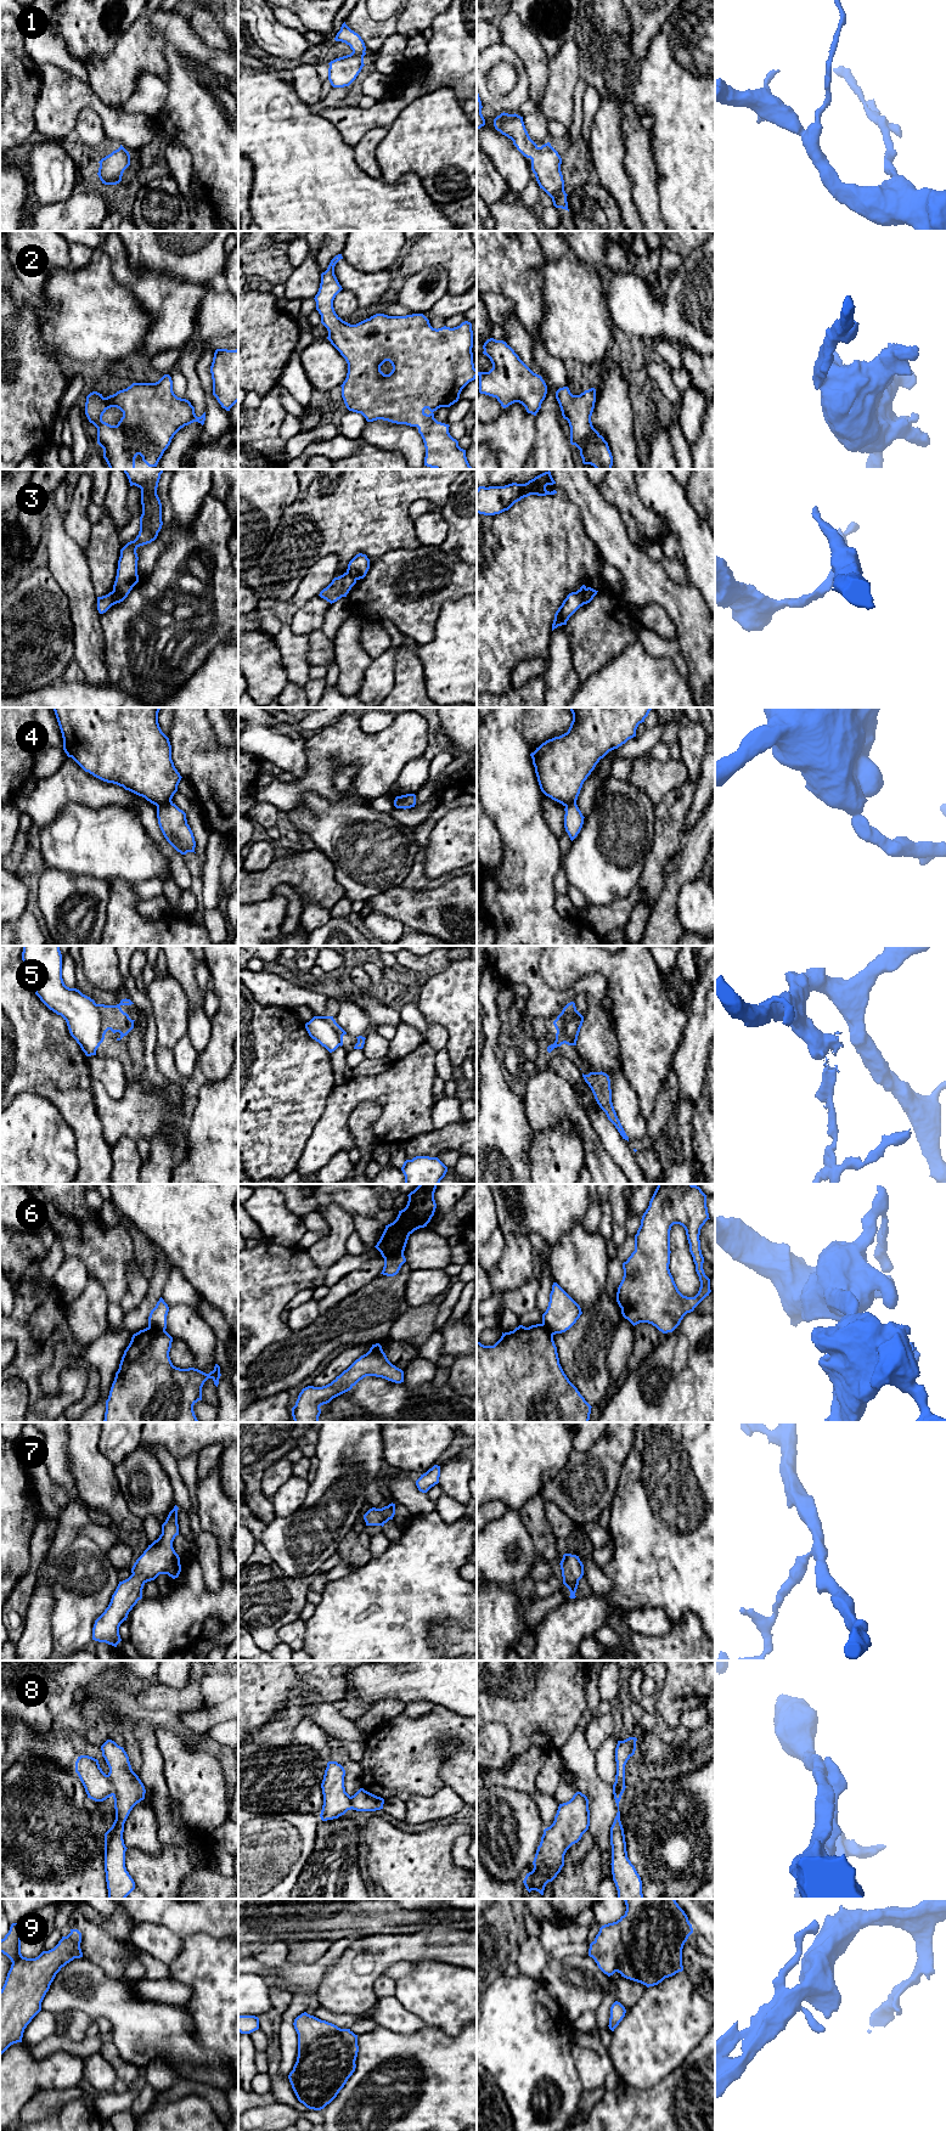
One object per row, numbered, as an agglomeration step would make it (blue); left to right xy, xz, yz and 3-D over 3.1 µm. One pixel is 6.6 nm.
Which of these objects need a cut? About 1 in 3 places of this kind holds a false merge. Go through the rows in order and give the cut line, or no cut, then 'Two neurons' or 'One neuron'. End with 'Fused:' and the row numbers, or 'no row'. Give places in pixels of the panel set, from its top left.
1: No split. One neuron
2: No split. One neuron
3: Split along yz (586, 588), (583, 595), (583, 603). Two neurons
4: Split along xy (170, 800), (157, 807). Two neurons
5: Split along xy (97, 1004), (100, 1013), (99, 1046). Two neurons
6: Split along xz (403, 1253), (388, 1253), (383, 1257). Two neurons
7: No split. One neuron
8: Split along xy (106, 1775), (112, 1786), (113, 1794). Two neurons
9: No split. One neuron
Fused: 3, 4, 5, 6, 8

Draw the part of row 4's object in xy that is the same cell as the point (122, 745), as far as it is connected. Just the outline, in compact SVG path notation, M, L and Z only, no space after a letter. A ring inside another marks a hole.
M52 707L62 733L63 750L85 772L123 787L151 804L171 801L181 776L171 760L169 738L158 723L161 707Z

